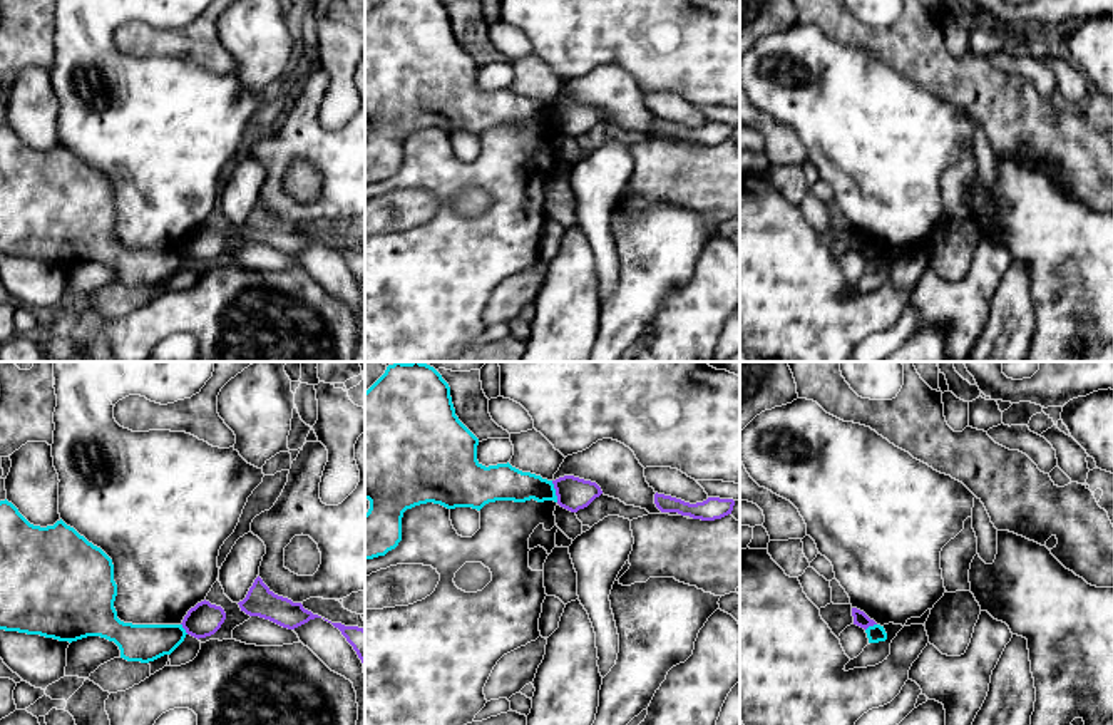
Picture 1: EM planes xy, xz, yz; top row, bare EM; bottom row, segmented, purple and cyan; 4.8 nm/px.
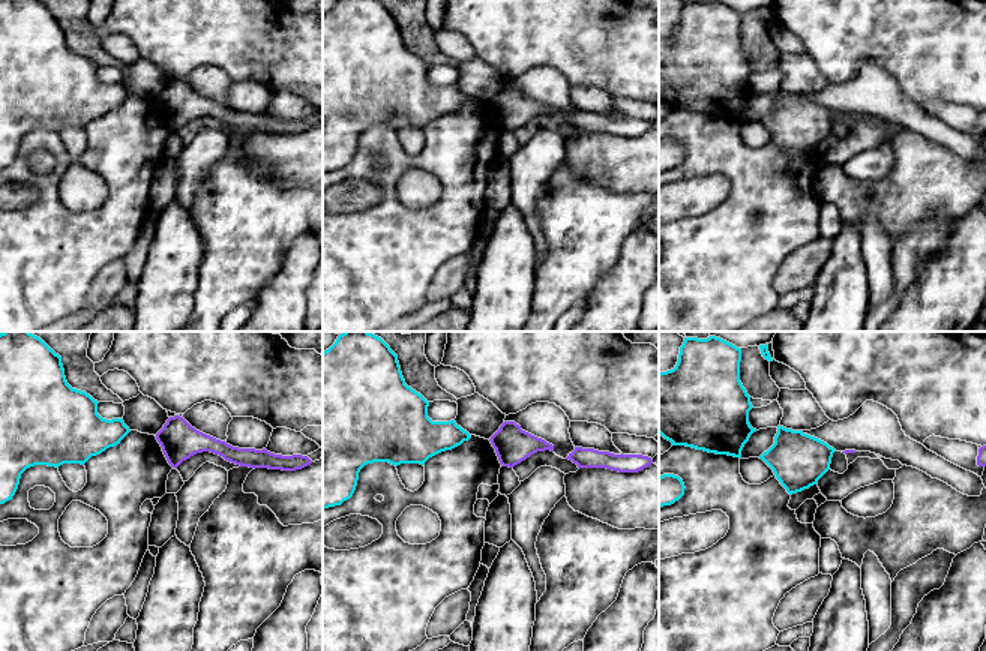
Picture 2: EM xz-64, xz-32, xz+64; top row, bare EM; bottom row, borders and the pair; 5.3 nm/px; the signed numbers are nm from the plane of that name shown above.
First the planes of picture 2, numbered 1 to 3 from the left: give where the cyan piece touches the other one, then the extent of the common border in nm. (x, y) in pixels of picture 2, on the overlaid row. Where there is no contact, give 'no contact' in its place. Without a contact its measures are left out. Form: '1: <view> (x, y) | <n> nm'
1: no contact
2: no contact
3: no contact

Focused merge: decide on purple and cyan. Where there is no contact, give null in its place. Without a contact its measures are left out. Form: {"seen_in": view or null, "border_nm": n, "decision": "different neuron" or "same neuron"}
{"seen_in": "xz", "border_nm": 110, "decision": "different neuron"}

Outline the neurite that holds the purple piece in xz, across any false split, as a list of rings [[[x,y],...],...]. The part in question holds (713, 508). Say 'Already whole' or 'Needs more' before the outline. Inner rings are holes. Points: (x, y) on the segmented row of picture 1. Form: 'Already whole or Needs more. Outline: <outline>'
Already whole. Outline: [[[656,492],[654,504],[661,512],[678,512],[693,519],[715,521],[731,514],[735,501],[708,497],[703,502],[690,504],[681,499]]]

